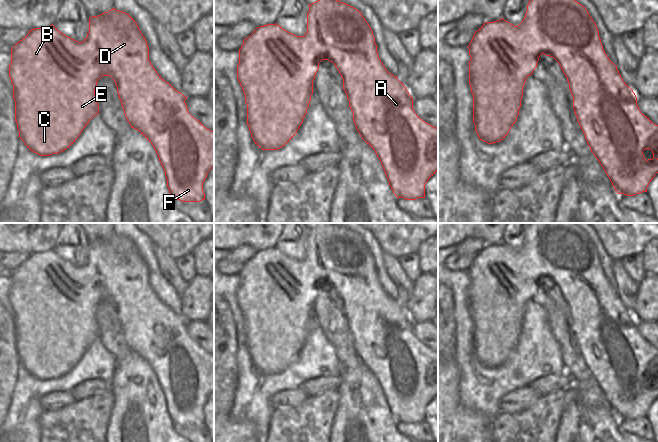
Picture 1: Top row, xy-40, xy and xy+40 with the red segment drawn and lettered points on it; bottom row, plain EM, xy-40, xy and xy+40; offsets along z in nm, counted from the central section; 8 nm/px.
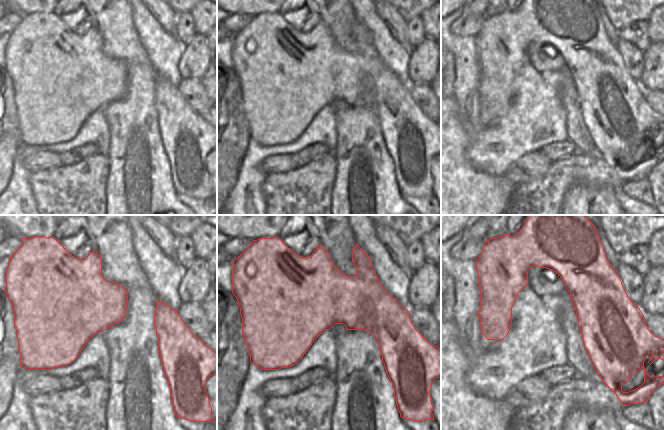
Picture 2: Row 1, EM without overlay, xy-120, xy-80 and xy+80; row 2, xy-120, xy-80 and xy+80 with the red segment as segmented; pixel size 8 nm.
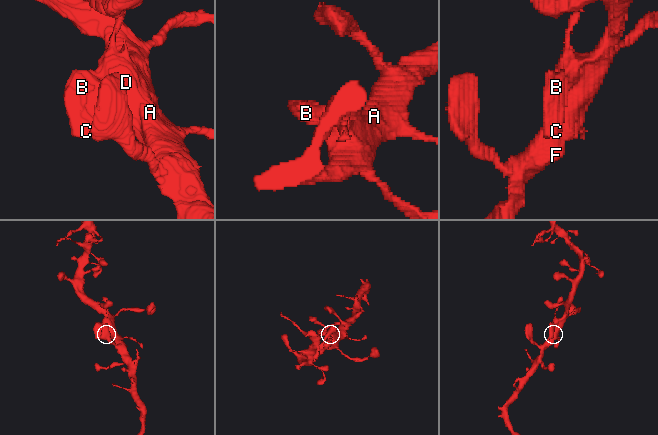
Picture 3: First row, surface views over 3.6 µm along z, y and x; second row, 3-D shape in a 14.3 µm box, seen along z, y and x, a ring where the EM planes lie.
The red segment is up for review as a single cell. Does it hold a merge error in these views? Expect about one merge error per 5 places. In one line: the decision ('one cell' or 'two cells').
one cell

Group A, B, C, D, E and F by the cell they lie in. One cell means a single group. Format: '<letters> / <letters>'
A B C D E F

